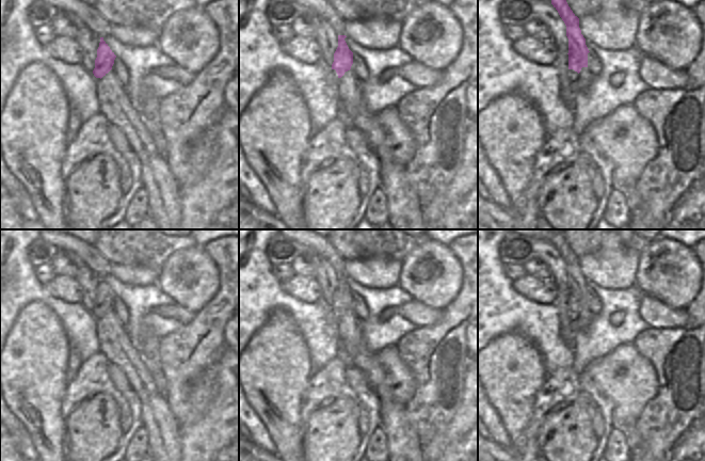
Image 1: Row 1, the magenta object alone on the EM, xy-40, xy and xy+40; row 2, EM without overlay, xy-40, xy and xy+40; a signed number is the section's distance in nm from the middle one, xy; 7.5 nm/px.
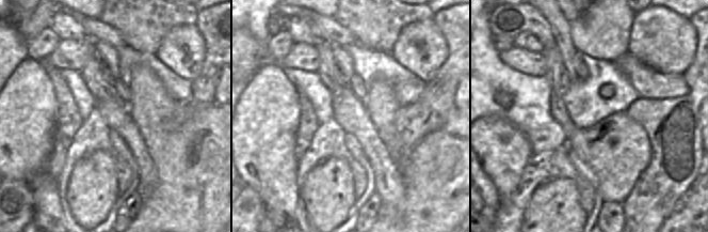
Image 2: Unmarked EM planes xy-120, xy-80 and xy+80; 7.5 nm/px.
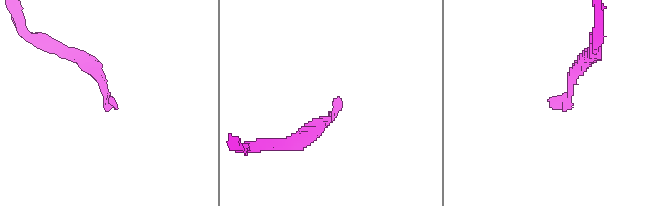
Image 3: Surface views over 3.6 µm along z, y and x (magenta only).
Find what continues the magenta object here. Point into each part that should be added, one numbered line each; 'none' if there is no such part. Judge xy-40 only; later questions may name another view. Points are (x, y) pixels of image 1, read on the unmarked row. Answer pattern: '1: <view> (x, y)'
1: xy-40 (163, 432)

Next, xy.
1: xy (403, 444)

